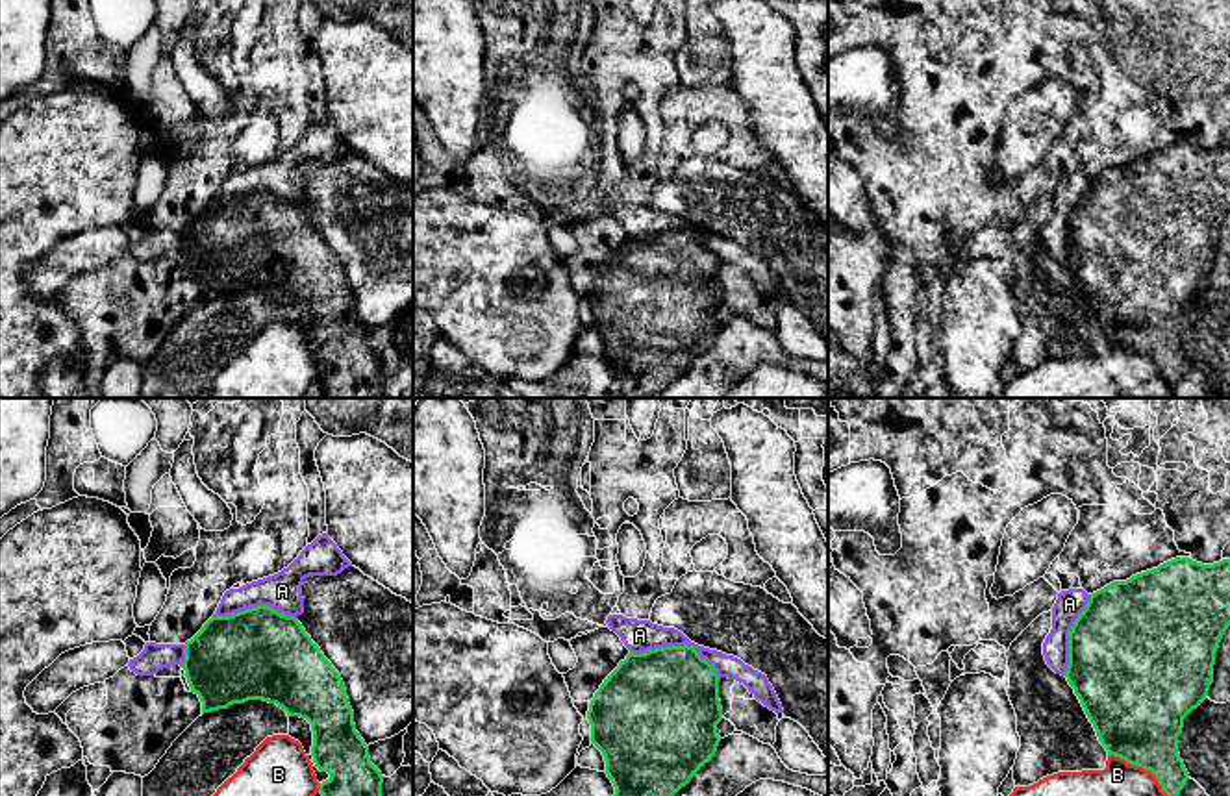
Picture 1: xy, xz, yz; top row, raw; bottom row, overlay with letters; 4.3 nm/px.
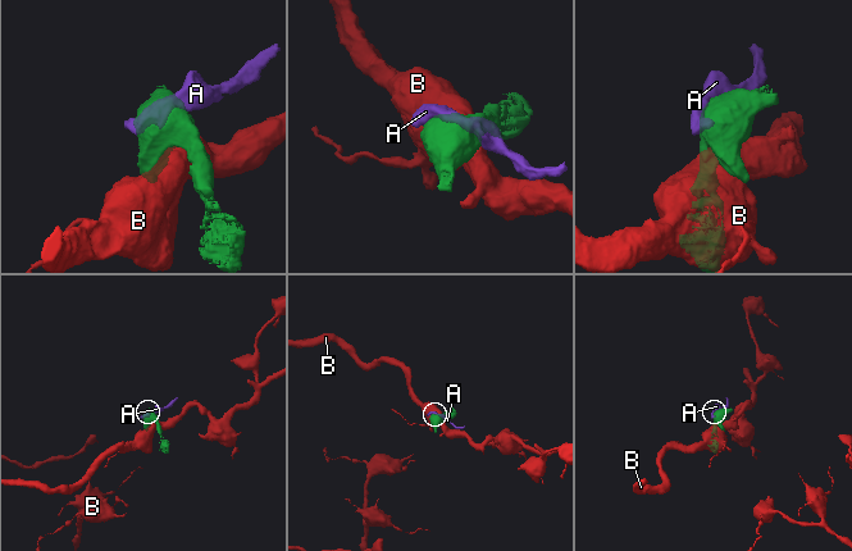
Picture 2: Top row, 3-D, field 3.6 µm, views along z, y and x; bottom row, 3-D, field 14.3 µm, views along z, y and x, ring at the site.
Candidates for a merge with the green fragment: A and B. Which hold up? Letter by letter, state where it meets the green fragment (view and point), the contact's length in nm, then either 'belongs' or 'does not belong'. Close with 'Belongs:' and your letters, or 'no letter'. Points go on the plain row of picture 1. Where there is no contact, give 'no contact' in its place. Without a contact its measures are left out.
A: contact xz (677, 232); length 420 nm; does not belong
B: contact yz (1145, 354); length 360 nm; does not belong
Belongs: no letter

